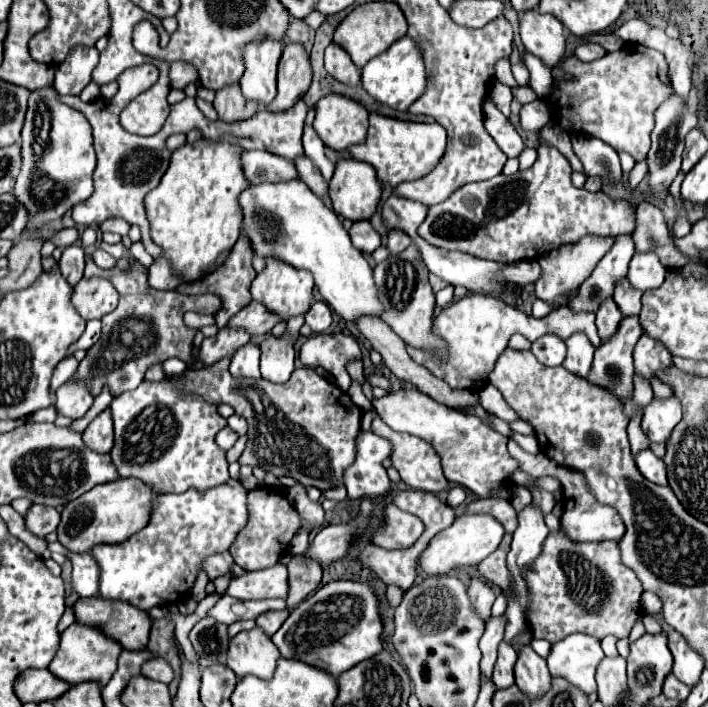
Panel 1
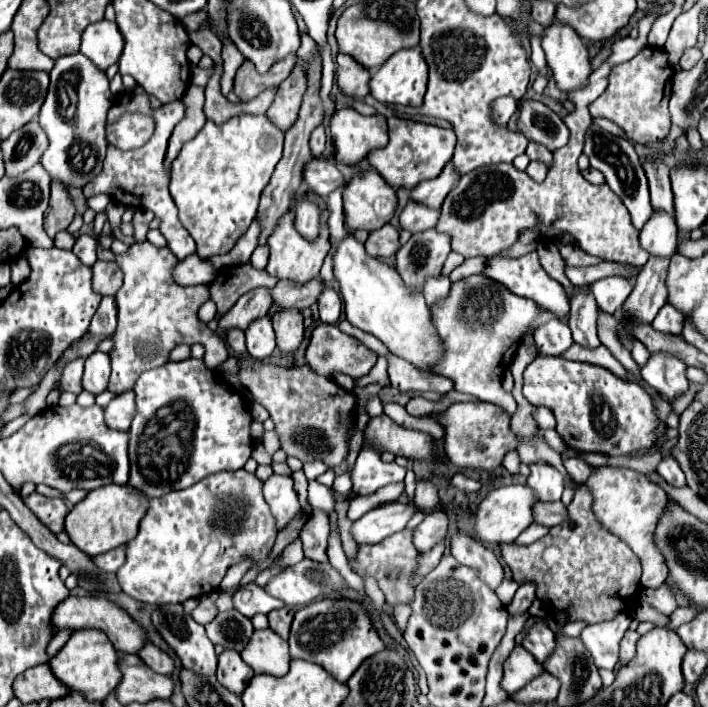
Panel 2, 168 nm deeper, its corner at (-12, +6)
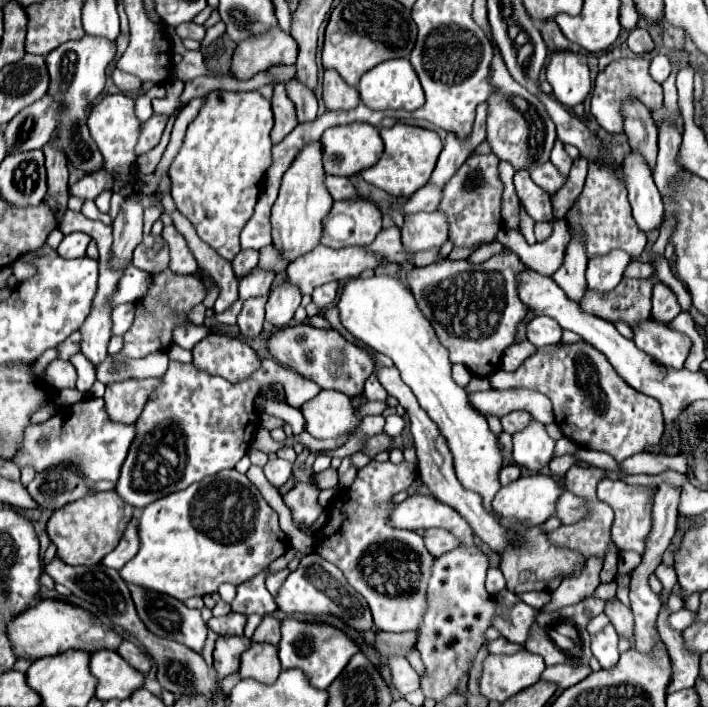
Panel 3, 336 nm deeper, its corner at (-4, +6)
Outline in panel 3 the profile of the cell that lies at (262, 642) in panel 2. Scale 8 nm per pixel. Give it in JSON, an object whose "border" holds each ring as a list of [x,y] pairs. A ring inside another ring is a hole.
{"border":[[[258,644],[252,646],[242,654],[240,660],[240,678],[254,678],[264,684],[276,682],[278,674],[282,672],[278,660],[278,648],[274,644]]]}

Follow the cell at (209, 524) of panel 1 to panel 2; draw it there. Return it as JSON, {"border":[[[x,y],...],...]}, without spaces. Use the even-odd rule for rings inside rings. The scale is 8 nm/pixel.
{"border":[[[244,468],[236,472],[218,472],[186,490],[178,490],[166,494],[164,498],[150,500],[148,512],[140,522],[140,532],[128,544],[128,558],[126,564],[118,570],[118,582],[128,596],[140,602],[158,606],[170,602],[182,604],[188,598],[200,598],[204,594],[216,592],[228,568],[236,562],[242,562],[242,558],[252,558],[252,562],[264,562],[272,552],[276,534],[278,530],[272,512],[268,510],[268,504],[262,496],[262,482]]]}

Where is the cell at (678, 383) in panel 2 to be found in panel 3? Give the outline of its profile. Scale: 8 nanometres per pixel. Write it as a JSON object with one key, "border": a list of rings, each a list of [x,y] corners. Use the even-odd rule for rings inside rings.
{"border":[[[654,320],[646,322],[644,326],[636,326],[634,344],[652,356],[658,366],[668,370],[680,370],[692,346],[688,336]]]}

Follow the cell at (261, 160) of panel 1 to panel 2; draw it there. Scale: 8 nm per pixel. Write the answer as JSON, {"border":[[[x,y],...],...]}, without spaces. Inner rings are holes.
{"border":[[[314,158],[306,166],[304,182],[312,192],[316,192],[316,194],[320,194],[324,198],[330,192],[334,192],[336,188],[344,188],[346,186],[346,180],[340,174],[340,170],[332,162],[328,162],[324,158]]]}

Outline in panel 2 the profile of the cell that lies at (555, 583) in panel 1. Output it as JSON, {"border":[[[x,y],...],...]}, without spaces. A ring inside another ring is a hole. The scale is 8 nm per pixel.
{"border":[[[578,484],[574,492],[574,500],[568,506],[568,516],[562,524],[550,528],[550,532],[530,546],[520,544],[504,544],[500,546],[504,562],[510,566],[514,580],[534,580],[538,584],[536,596],[550,608],[550,610],[566,610],[570,620],[584,620],[588,624],[596,624],[602,620],[614,618],[620,610],[628,608],[628,602],[636,598],[638,580],[642,574],[642,566],[638,556],[614,534],[608,534],[596,516],[592,514],[592,494],[588,494],[588,486]]]}

